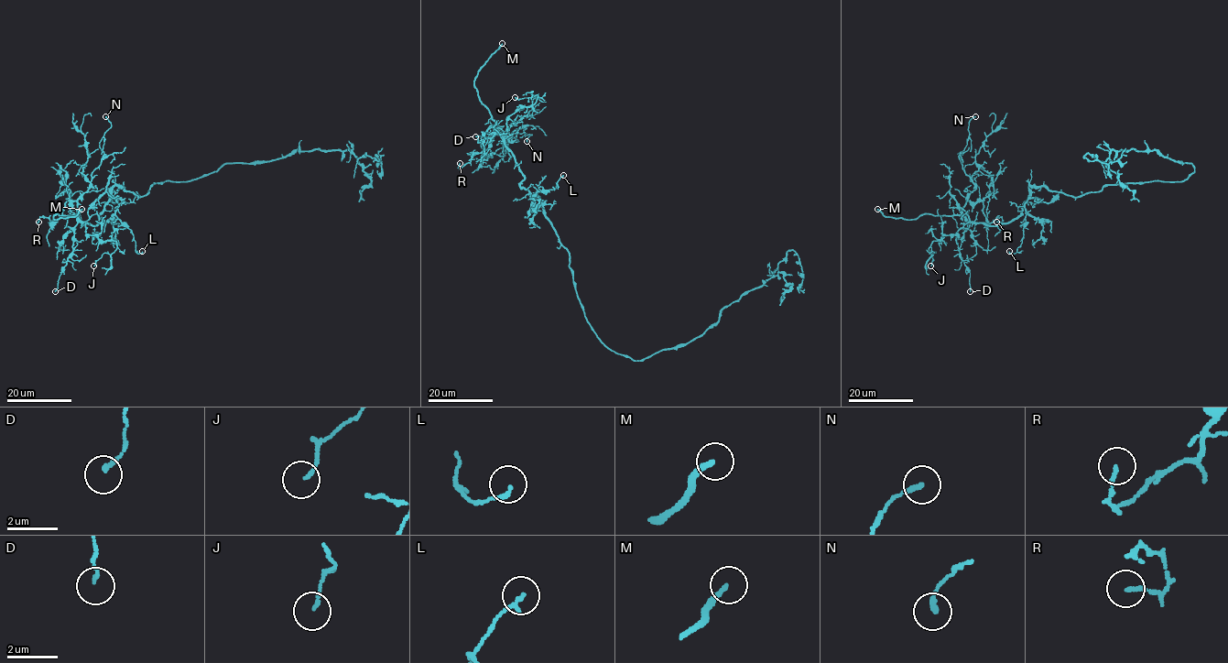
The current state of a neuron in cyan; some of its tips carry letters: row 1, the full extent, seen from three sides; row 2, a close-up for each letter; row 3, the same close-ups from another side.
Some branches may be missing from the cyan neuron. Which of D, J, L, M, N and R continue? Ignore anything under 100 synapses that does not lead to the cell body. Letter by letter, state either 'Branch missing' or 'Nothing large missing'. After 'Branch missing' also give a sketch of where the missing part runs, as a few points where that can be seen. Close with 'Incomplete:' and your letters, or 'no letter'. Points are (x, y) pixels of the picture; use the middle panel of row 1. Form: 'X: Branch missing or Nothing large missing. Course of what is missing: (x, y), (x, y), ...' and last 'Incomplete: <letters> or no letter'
D: Nothing large missing
J: Nothing large missing
L: Nothing large missing
M: Branch missing
N: Nothing large missing
R: Nothing large missing
Incomplete: M

